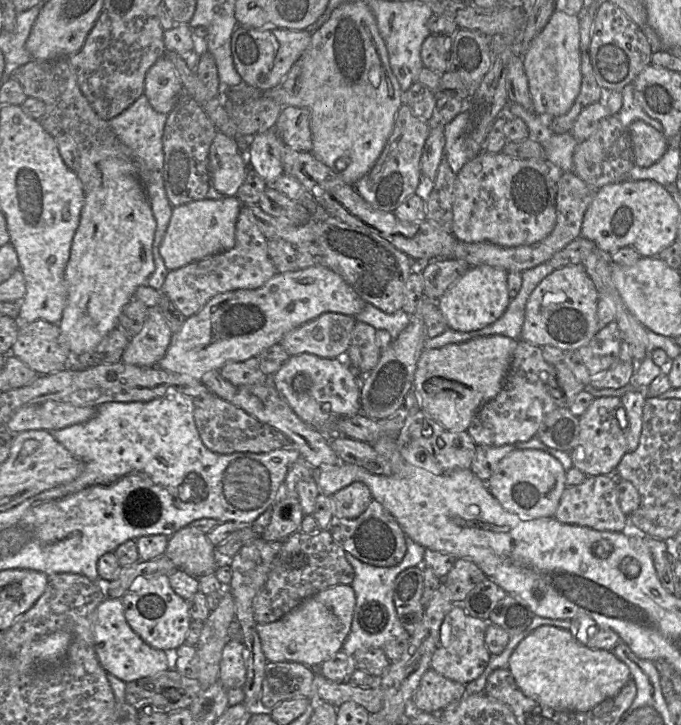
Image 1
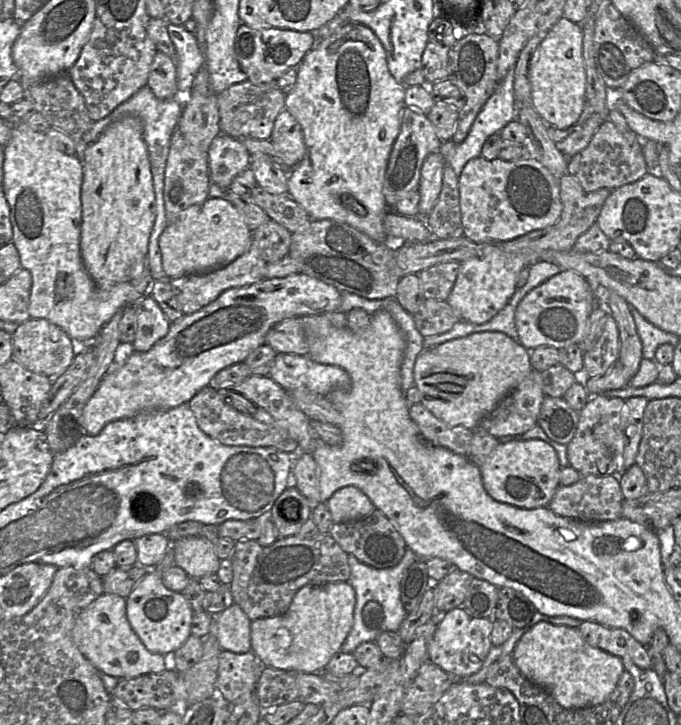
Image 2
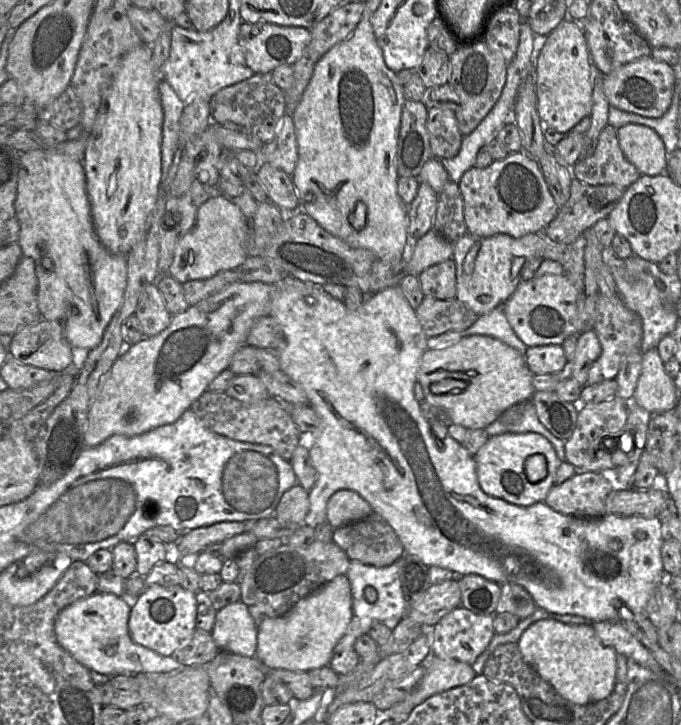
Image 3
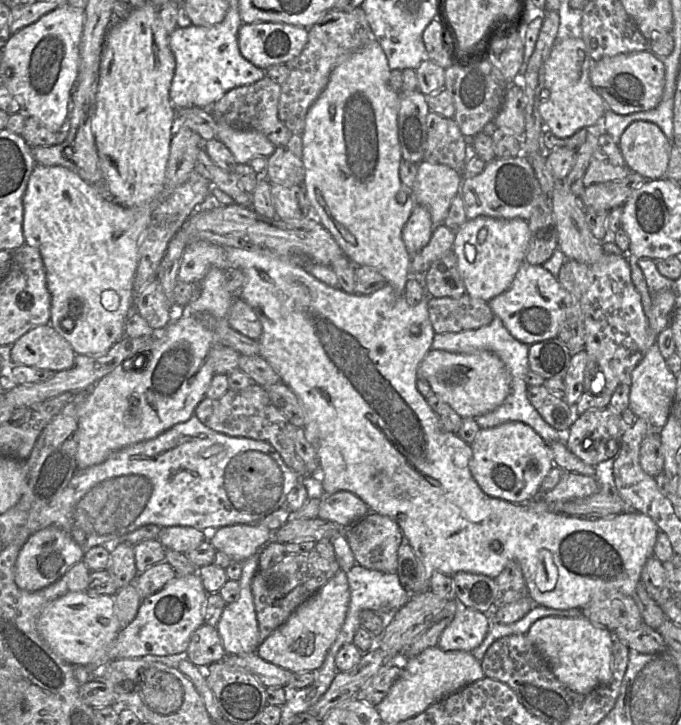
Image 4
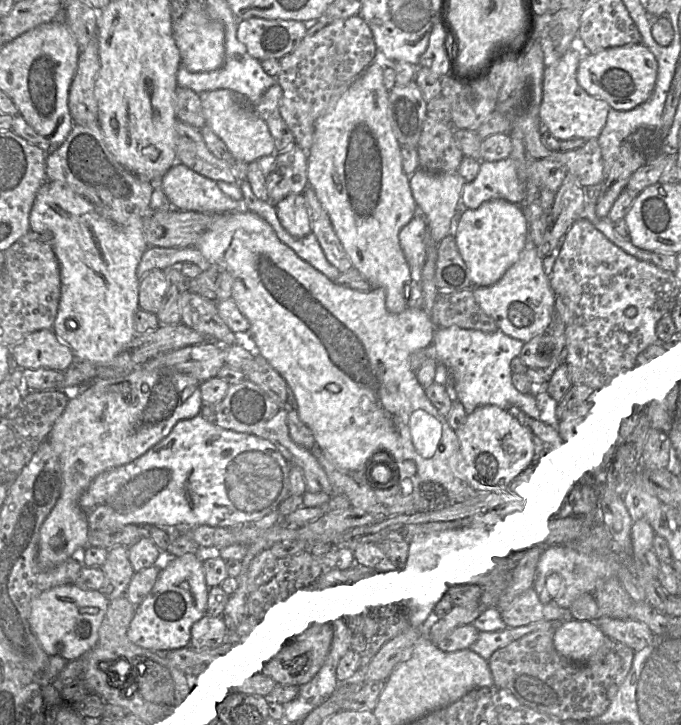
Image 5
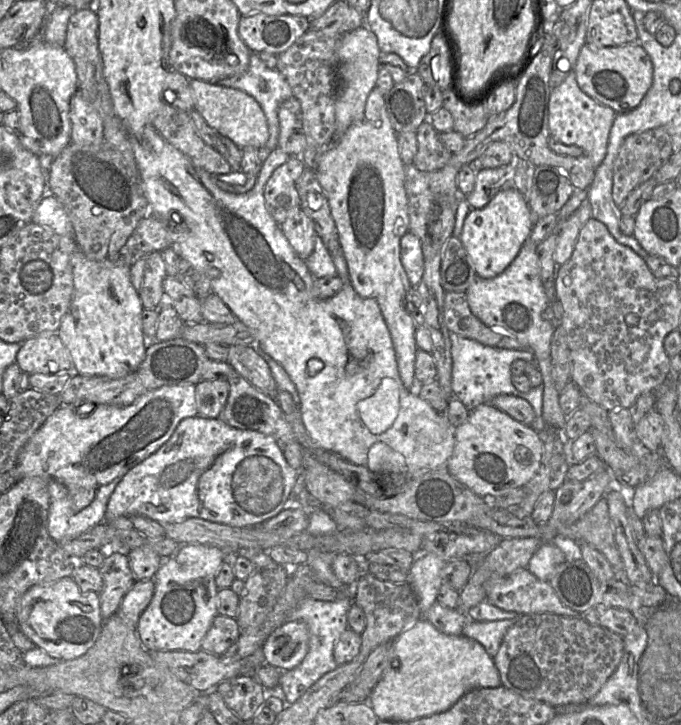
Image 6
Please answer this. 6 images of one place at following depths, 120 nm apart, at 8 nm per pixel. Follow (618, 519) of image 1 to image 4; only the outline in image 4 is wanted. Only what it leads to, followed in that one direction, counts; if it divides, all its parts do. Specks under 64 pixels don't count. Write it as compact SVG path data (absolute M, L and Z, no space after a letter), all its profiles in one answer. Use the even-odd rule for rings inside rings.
M564 472L559 483L553 489L541 493L541 497L547 502L569 501L591 496L599 489L599 484L593 477Z

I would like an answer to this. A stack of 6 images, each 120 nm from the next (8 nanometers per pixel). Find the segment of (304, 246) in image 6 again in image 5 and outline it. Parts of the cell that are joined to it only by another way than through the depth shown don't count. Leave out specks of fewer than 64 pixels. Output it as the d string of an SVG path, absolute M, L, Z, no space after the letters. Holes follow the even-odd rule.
M302 193L285 197L275 208L282 226L289 234L302 238L312 233L309 206Z

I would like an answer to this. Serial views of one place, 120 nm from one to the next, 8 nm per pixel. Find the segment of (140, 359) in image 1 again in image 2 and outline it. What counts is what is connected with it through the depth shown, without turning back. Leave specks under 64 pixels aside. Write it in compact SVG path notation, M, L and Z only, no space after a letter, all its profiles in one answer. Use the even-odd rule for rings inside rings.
M146 294L137 303L132 305L135 306L137 315L137 330L132 346L135 352L147 352L155 343L167 335L171 323L158 303L149 294Z

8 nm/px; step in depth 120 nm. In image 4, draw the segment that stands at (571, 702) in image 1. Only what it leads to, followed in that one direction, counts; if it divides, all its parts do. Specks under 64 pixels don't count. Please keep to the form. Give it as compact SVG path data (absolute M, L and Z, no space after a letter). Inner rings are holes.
M546 616L536 620L526 636L546 660L556 678L574 692L586 694L610 682L613 635L605 627L592 624L584 616Z

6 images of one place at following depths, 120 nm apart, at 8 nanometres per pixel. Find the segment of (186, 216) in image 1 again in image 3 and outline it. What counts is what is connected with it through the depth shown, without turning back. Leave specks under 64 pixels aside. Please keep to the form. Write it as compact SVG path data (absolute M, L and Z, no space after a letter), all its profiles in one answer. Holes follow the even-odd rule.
M222 195L212 196L199 207L193 228L177 242L168 275L184 284L238 268L248 257L248 228L249 220L236 205Z

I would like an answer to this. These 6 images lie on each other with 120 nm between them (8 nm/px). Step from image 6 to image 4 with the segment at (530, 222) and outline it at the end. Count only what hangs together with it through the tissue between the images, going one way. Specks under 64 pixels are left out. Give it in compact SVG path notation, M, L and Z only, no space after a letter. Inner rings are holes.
M480 215L474 219L467 219L456 232L452 248L457 257L458 270L464 281L466 293L474 298L480 298L488 302L506 291L512 284L521 264L525 261L529 241L530 228L528 221L522 218L504 219ZM465 244L470 244L475 248L475 257L471 262L466 259Z

